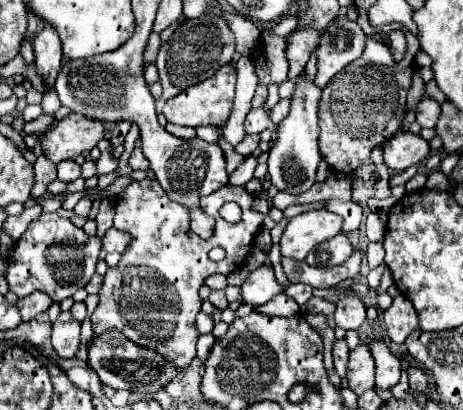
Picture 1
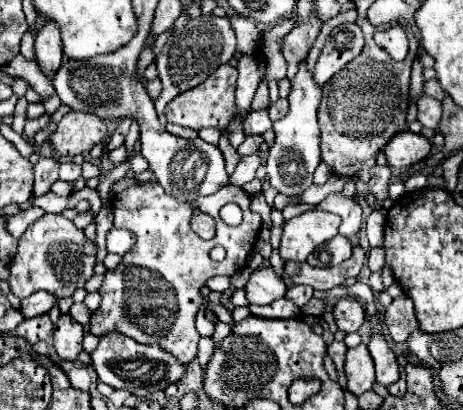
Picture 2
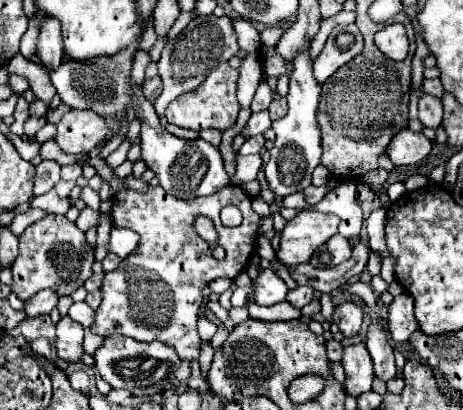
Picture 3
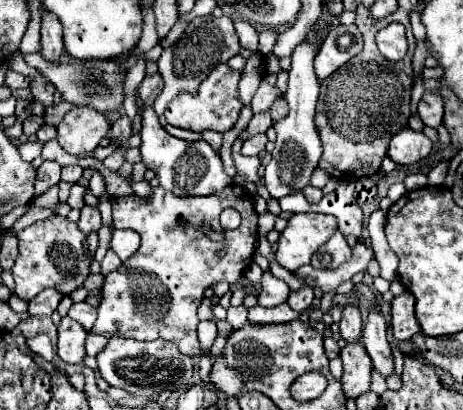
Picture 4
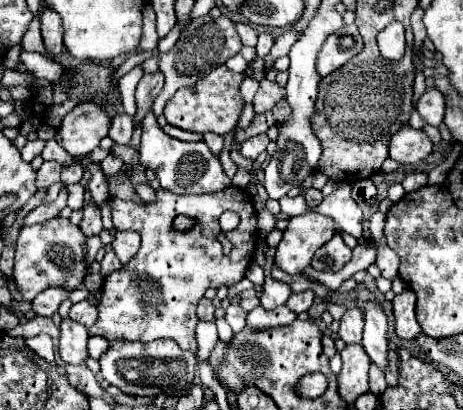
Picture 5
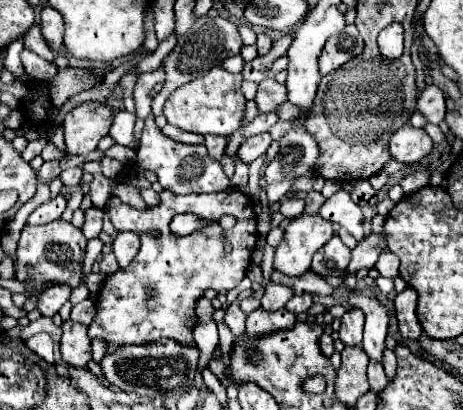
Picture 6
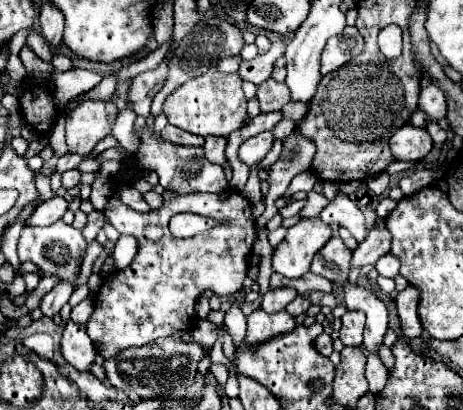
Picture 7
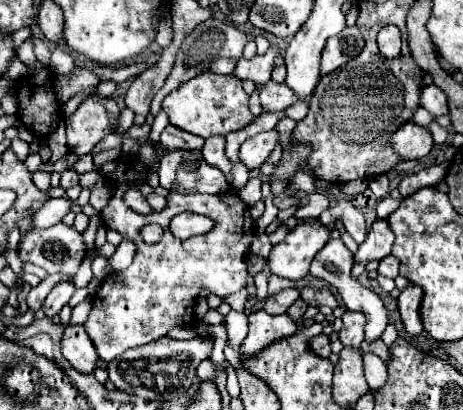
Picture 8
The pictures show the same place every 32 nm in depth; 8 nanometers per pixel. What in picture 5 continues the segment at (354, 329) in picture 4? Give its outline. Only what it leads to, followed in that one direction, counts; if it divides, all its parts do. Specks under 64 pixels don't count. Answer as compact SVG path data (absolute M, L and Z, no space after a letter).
M348 308L340 320L340 330L338 336L346 344L356 344L362 340L362 328L364 328L364 316L360 308Z

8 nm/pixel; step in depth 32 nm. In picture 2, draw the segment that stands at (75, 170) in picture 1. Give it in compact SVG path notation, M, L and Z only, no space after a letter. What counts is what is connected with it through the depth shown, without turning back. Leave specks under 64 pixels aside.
M64 162L60 164L60 180L66 180L66 182L74 182L80 178L80 166L74 164L74 162Z

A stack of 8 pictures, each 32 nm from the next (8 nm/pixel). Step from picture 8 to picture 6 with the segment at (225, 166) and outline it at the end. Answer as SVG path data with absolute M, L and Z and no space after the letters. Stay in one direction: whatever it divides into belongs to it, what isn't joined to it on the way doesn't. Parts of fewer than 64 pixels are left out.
M206 134L204 138L206 138L204 146L208 148L208 154L210 154L212 158L220 160L222 154L224 154L224 148L226 148L226 138L224 138L224 136L214 136L214 134Z

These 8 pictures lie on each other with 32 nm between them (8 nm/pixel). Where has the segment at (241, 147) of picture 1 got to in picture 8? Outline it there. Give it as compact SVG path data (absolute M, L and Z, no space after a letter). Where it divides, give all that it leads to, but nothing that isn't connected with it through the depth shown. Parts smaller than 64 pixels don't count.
M276 130L262 132L262 134L246 140L240 146L240 160L242 160L242 164L246 164L250 170L252 168L260 168L262 162L266 162L266 158L270 156L270 152L274 150L276 144L278 144Z

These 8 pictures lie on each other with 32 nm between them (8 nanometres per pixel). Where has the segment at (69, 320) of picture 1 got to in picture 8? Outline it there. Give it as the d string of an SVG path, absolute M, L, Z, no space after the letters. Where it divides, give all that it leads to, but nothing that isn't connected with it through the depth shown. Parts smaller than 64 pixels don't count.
M66 326L62 336L62 356L82 374L92 374L92 370L98 366L96 348L92 348L92 340L88 340L84 326Z

